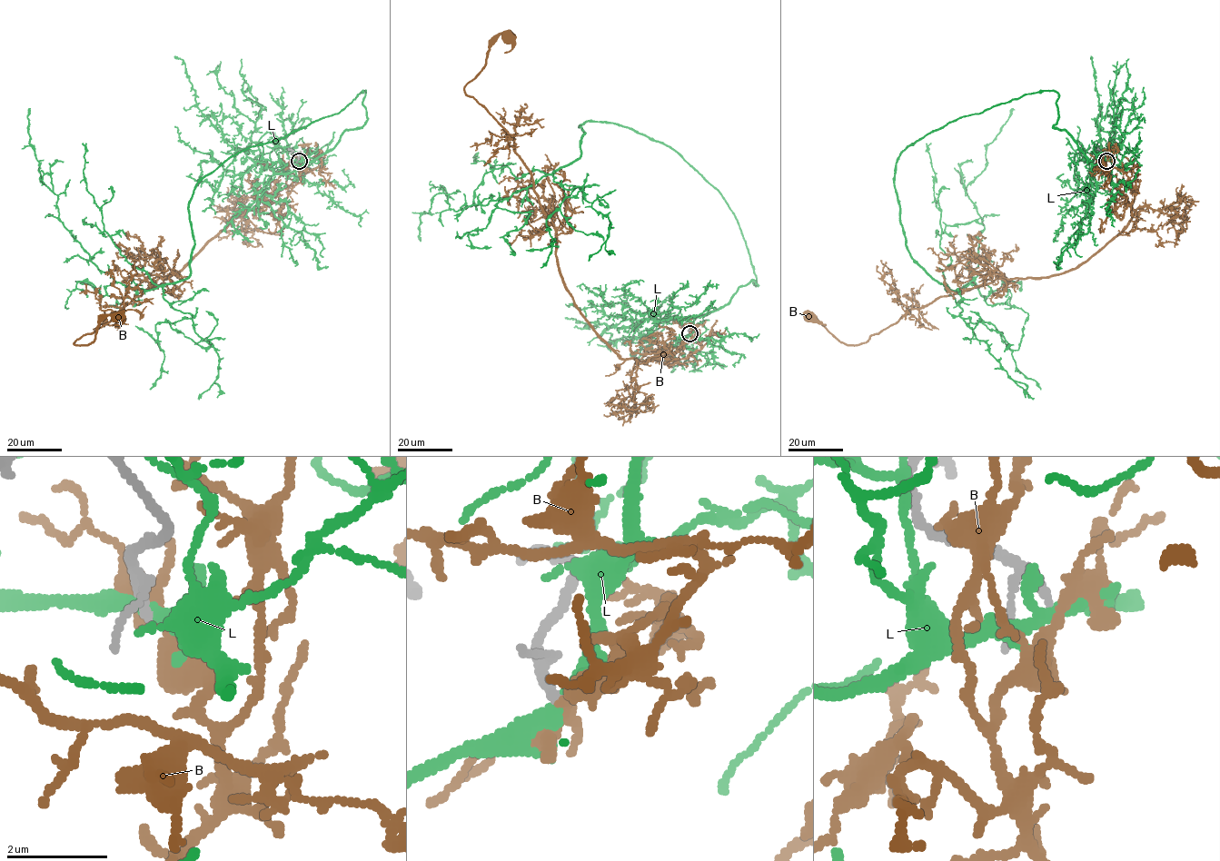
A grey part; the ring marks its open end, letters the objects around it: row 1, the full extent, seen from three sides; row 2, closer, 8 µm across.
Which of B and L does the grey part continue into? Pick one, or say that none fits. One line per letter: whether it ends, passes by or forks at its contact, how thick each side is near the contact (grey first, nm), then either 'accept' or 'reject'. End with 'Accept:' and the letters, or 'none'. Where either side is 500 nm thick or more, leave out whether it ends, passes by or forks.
B: it forks | 130/260 nm | accept
L: it forks | 130/240 nm | reject
Accept: B

